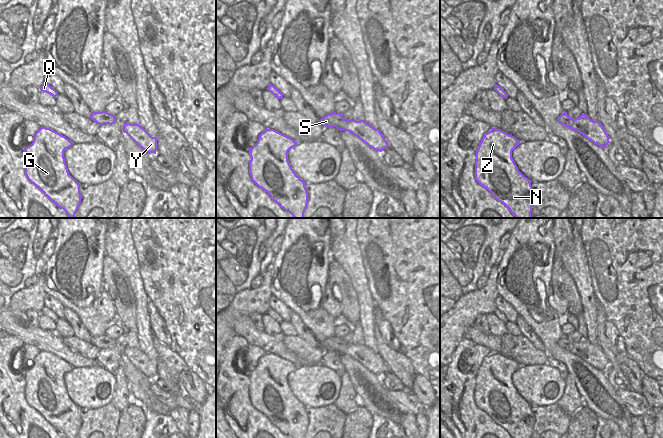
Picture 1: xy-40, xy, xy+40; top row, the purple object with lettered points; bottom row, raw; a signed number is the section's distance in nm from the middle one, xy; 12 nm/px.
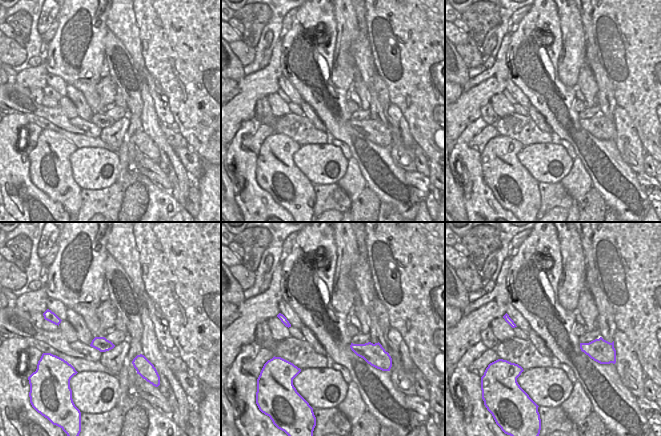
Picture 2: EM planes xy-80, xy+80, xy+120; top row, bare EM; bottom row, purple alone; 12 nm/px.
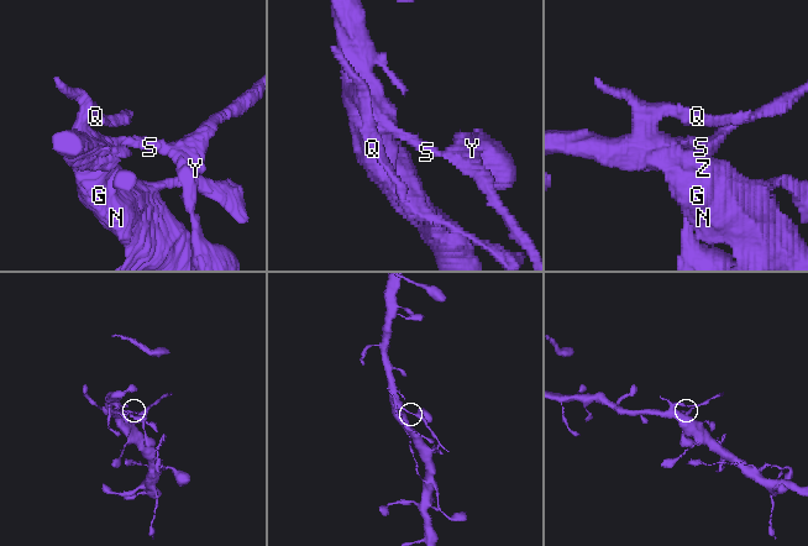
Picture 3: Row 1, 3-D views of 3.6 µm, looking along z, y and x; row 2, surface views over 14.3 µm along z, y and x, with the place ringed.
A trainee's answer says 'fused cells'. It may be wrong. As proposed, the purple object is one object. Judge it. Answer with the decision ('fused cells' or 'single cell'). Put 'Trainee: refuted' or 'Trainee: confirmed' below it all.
fused cells
Trainee: confirmed

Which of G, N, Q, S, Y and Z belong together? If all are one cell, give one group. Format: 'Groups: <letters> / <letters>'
Groups: G N Q S Z / Y

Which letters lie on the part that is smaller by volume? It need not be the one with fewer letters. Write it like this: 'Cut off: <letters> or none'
Cut off: Y

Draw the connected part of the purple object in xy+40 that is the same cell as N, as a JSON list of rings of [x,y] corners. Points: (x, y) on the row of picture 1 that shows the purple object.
[[[492,128],[484,134],[476,149],[475,180],[499,202],[503,203],[516,218],[532,218],[532,206],[535,193],[531,180],[518,169],[512,158],[512,151],[520,144],[514,136]]]

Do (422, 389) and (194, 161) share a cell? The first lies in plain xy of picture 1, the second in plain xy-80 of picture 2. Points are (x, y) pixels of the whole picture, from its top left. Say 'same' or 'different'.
same

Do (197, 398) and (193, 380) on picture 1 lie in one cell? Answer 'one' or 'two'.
one

